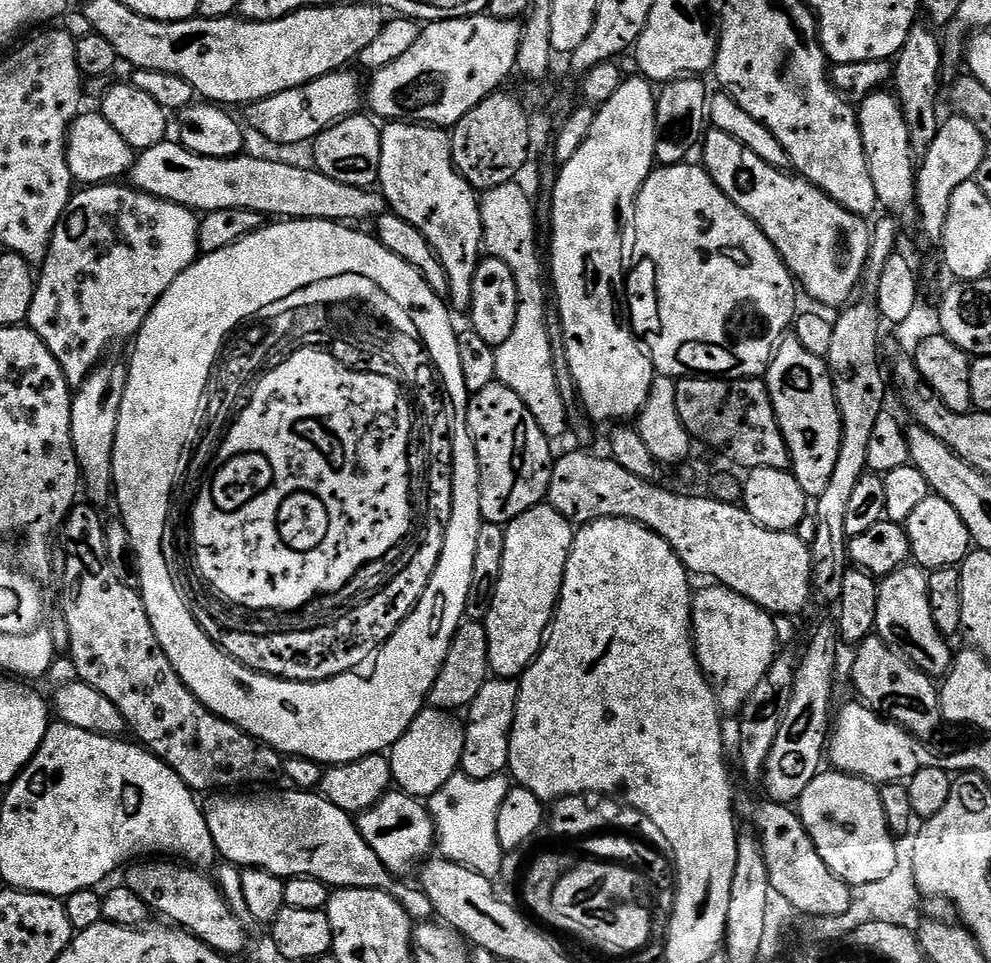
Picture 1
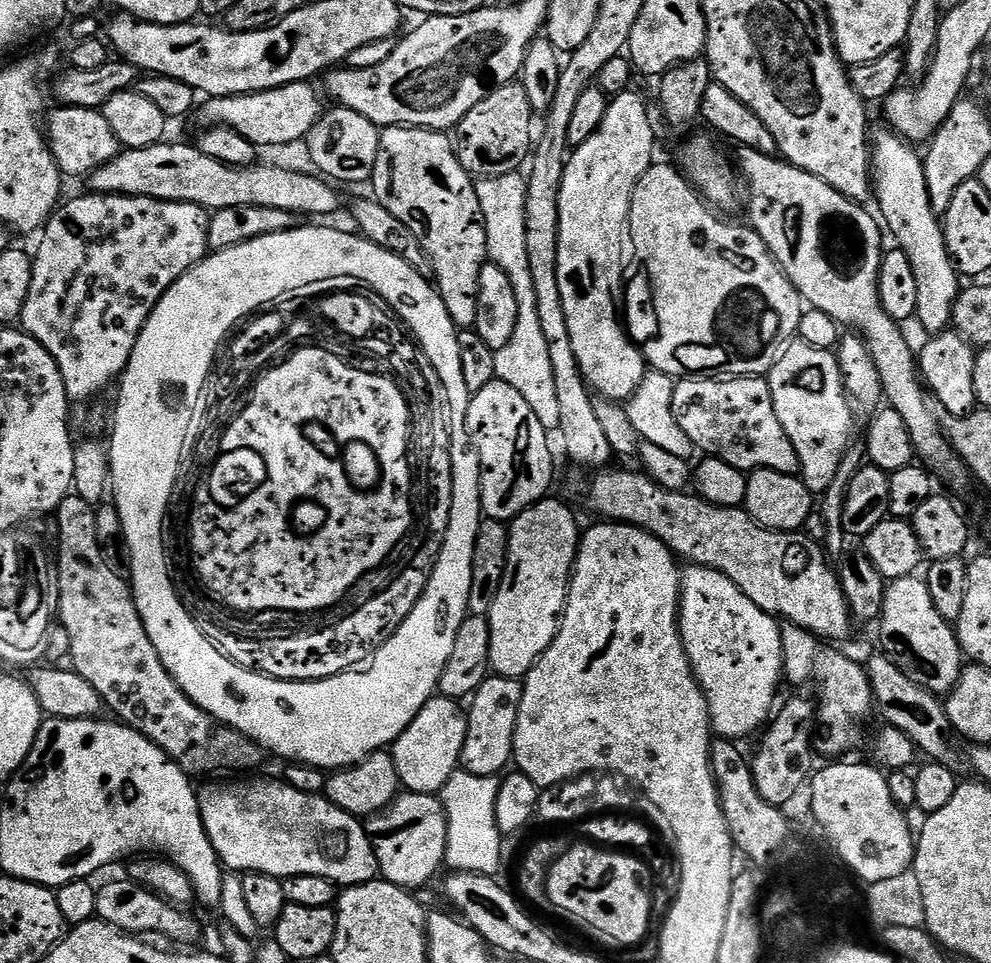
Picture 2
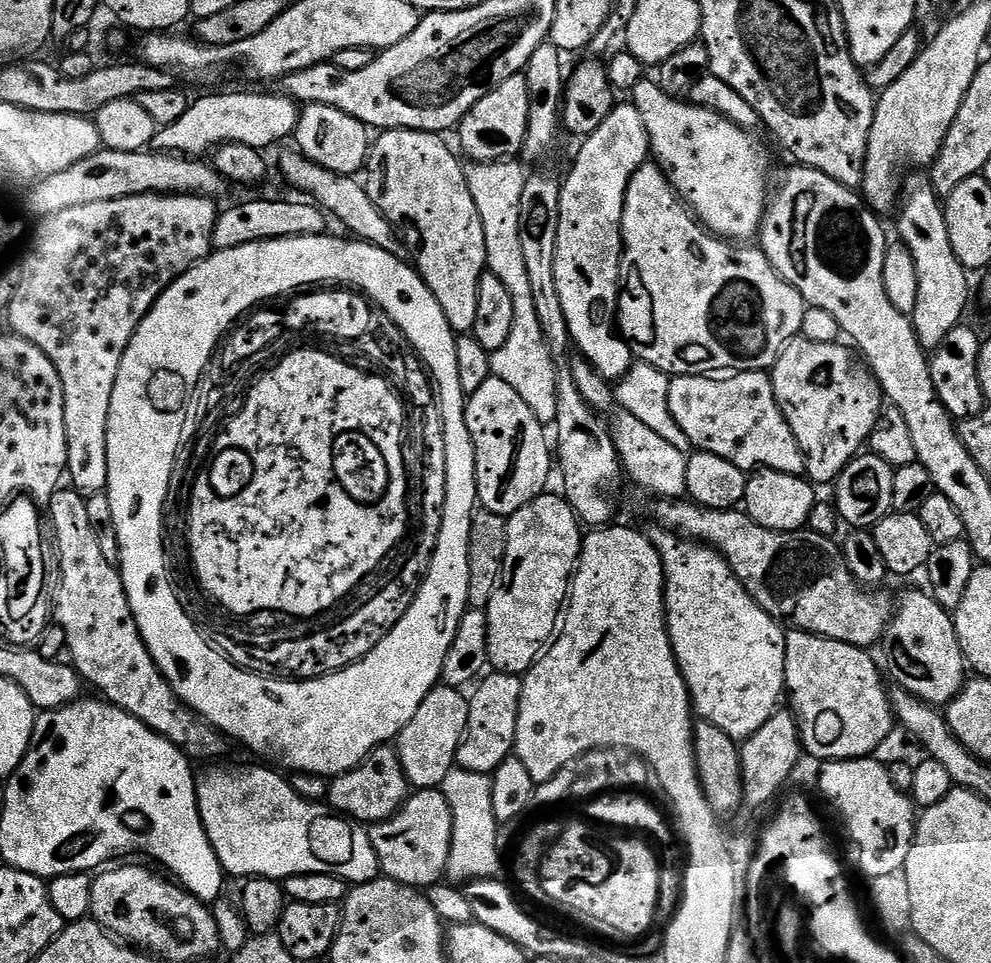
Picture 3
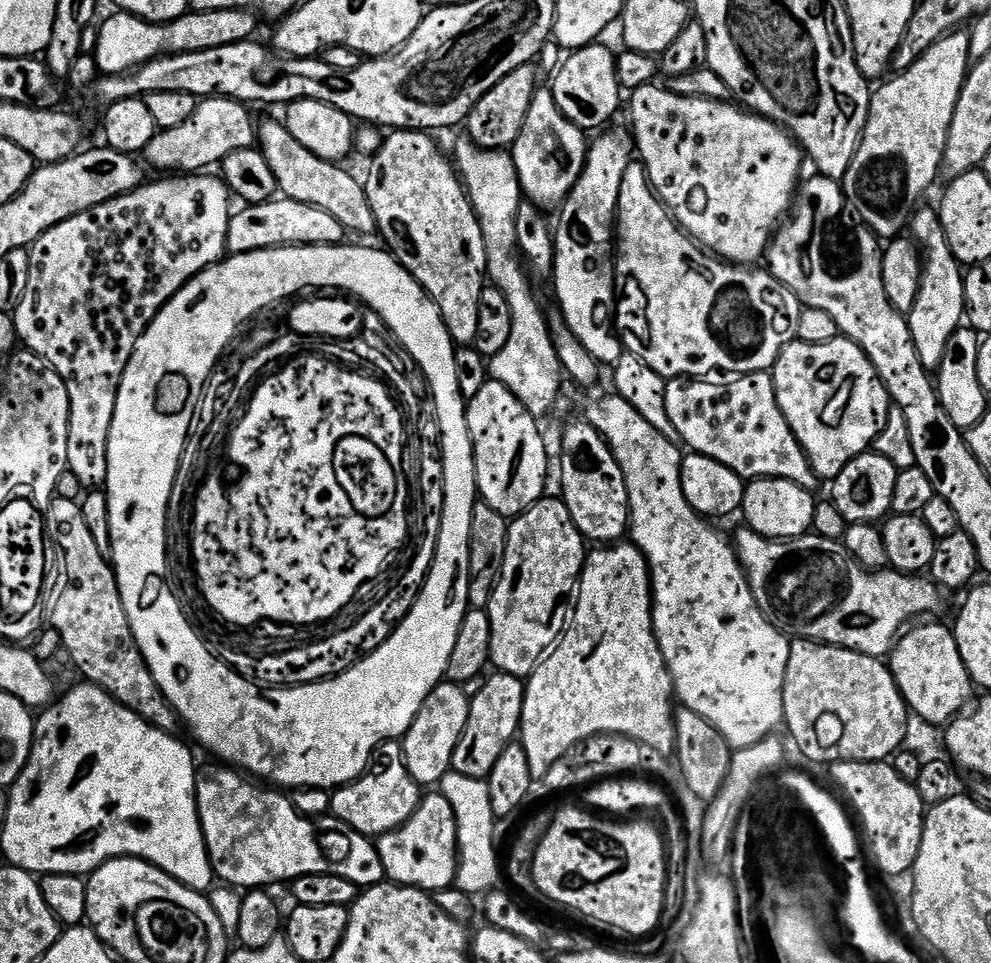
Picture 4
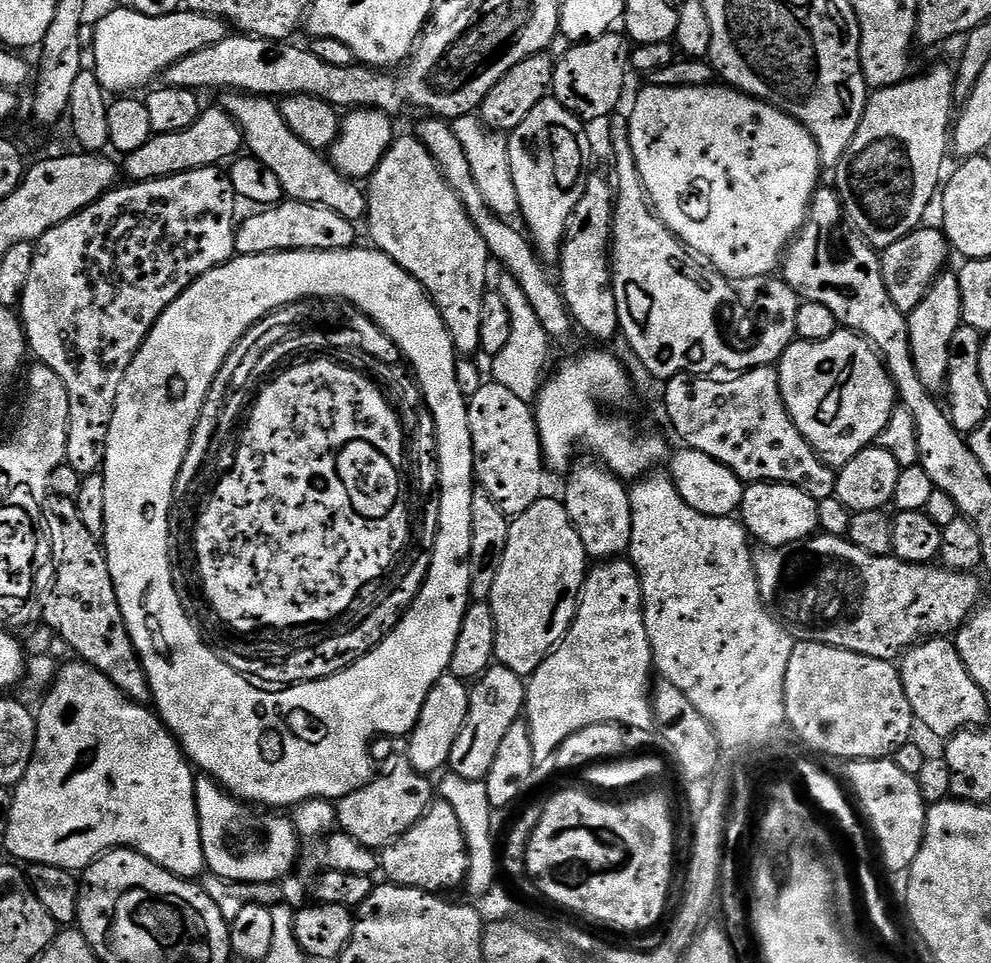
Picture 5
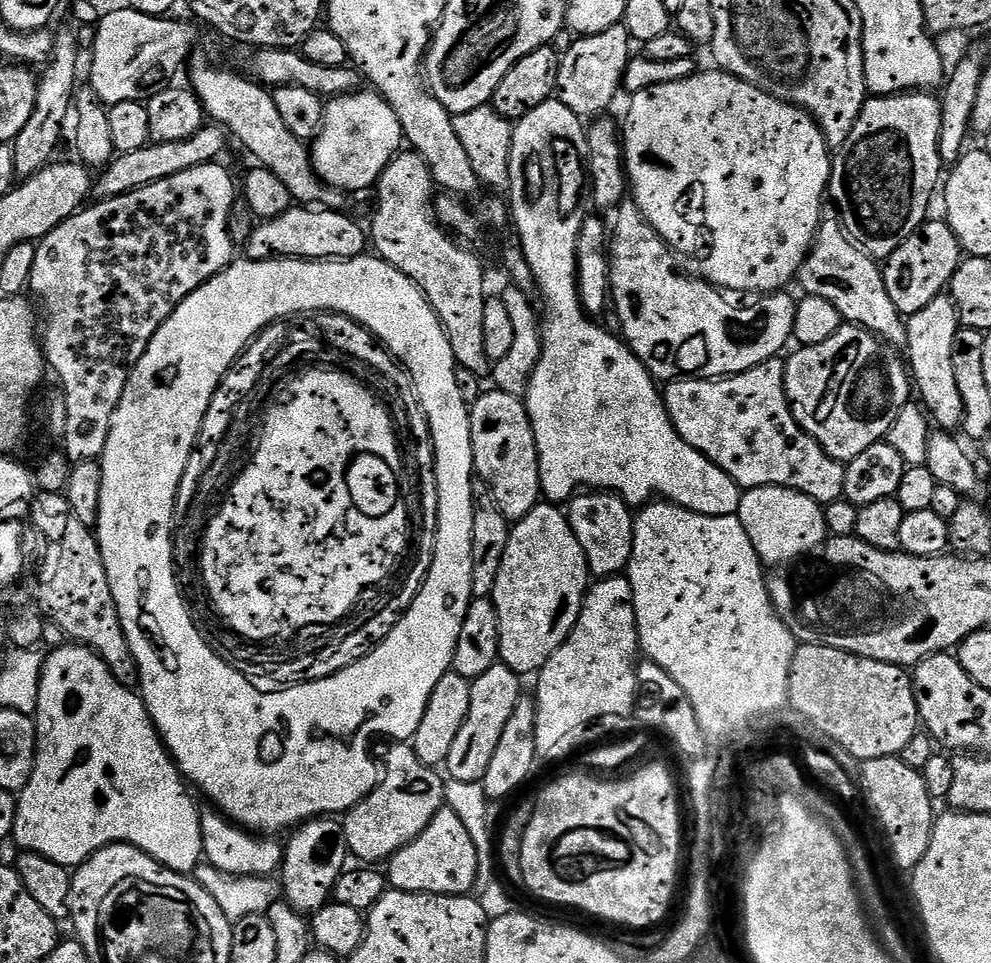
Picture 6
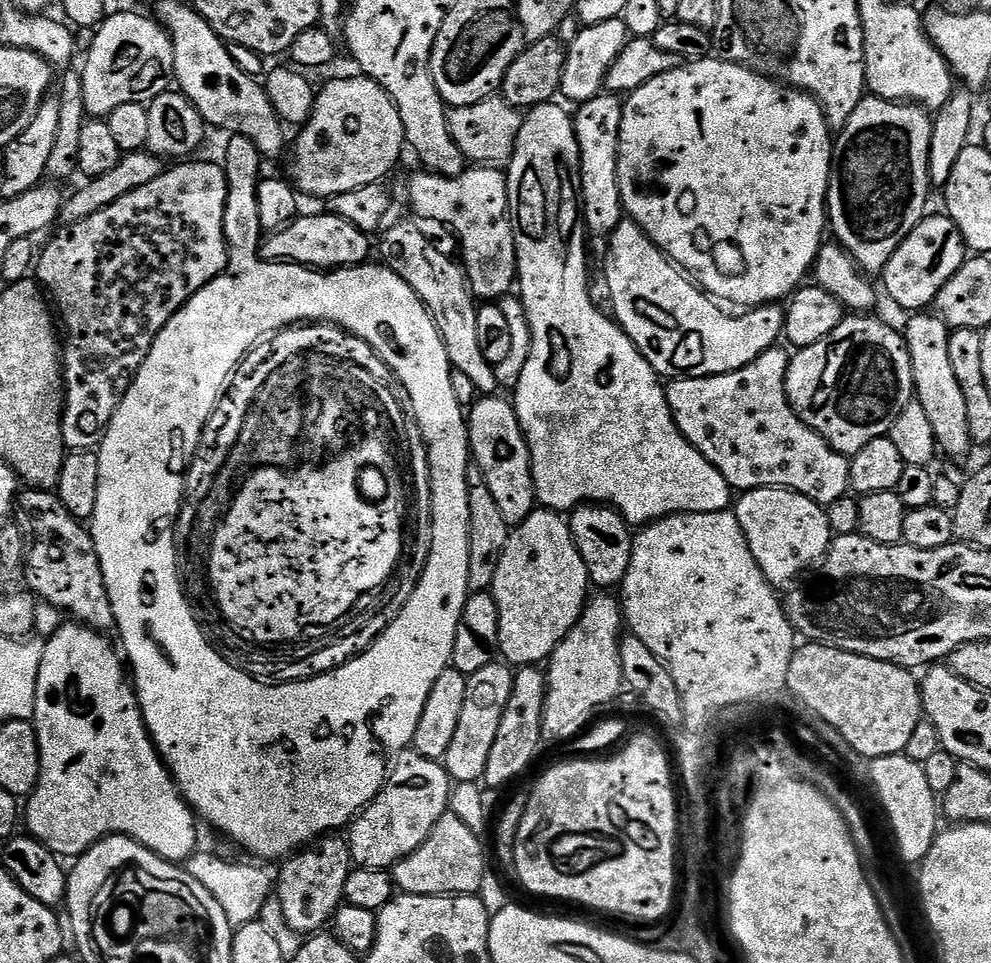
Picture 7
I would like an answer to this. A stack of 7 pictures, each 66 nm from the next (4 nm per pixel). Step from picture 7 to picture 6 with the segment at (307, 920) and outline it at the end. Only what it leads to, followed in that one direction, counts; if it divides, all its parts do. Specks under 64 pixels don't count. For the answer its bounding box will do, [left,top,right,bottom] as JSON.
[278,818,350,914]

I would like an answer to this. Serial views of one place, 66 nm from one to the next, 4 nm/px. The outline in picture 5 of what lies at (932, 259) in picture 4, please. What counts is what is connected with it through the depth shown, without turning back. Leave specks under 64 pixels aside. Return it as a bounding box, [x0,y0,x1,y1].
[907,270,961,394]

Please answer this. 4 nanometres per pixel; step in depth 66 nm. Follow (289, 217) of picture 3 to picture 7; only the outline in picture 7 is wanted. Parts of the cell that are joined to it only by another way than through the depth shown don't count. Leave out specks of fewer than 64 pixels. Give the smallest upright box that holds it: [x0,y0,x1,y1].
[259,214,374,270]

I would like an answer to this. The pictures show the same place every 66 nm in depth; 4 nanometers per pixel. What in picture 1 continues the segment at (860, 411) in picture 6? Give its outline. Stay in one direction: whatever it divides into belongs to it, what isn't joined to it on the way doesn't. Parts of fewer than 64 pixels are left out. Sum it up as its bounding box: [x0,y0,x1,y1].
[766,334,840,497]

